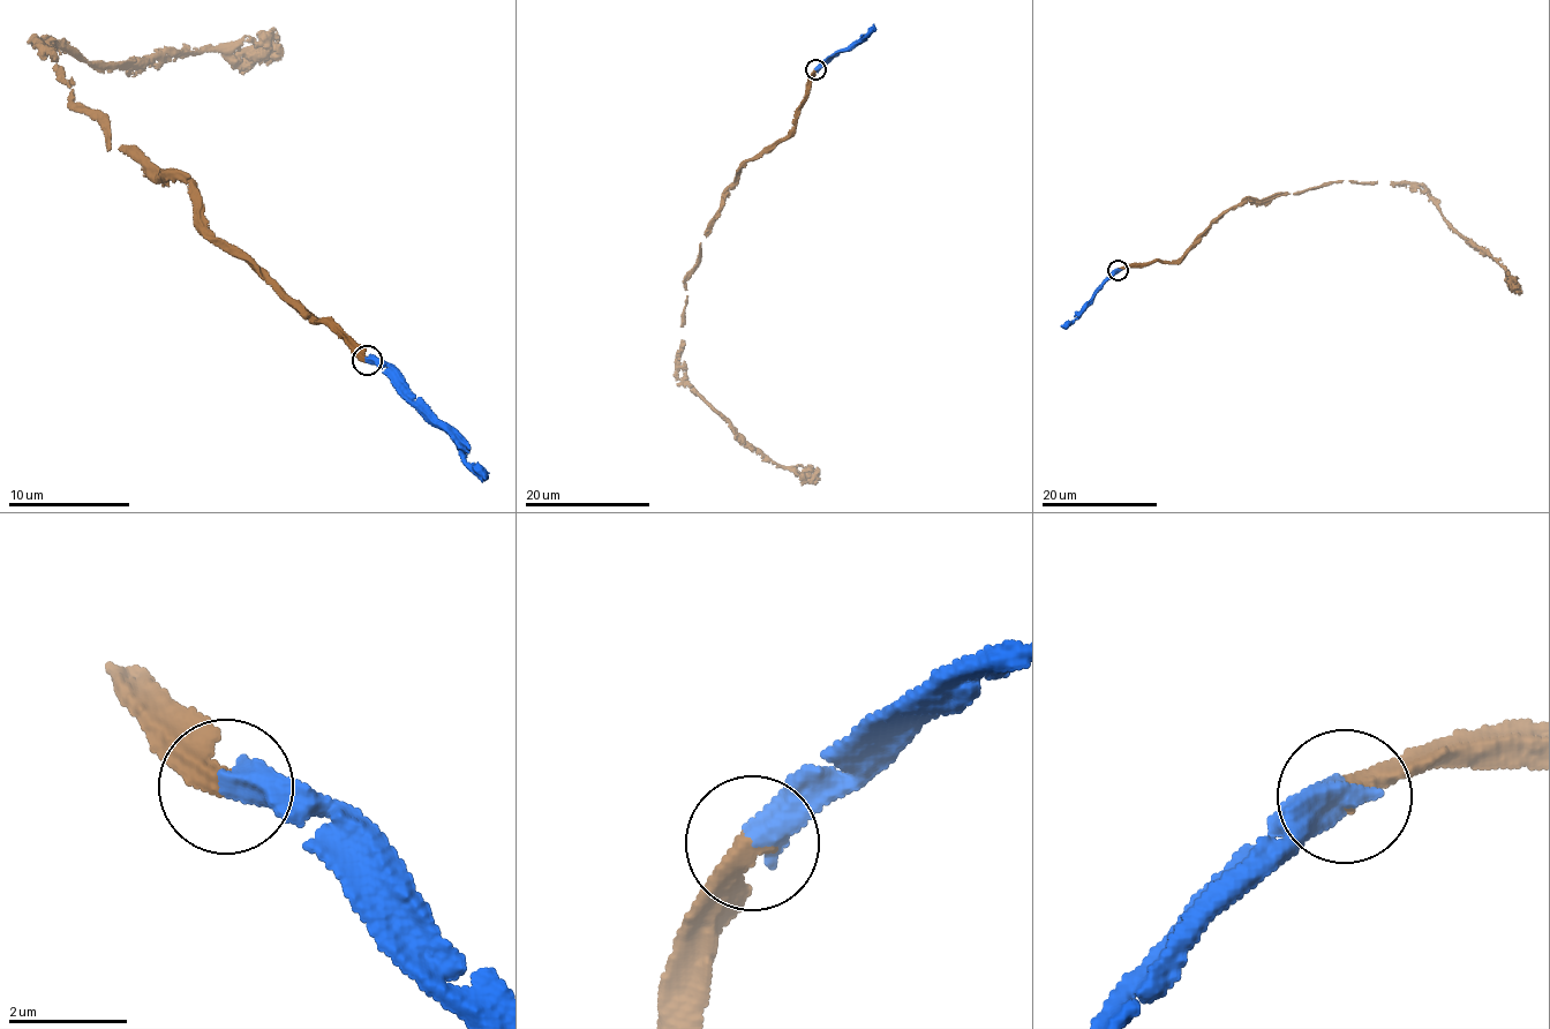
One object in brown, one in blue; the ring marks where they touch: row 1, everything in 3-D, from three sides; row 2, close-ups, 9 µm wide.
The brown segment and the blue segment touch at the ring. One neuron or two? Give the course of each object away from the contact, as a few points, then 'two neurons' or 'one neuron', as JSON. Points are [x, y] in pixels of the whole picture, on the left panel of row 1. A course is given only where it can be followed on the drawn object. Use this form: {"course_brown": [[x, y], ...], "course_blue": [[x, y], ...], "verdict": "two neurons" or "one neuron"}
{"course_brown": [[367, 359], [233, 256], [189, 185], [111, 147], [44, 43], [119, 64], [280, 52]], "course_blue": [[368, 360], [398, 378], [486, 478]], "verdict": "one neuron"}

